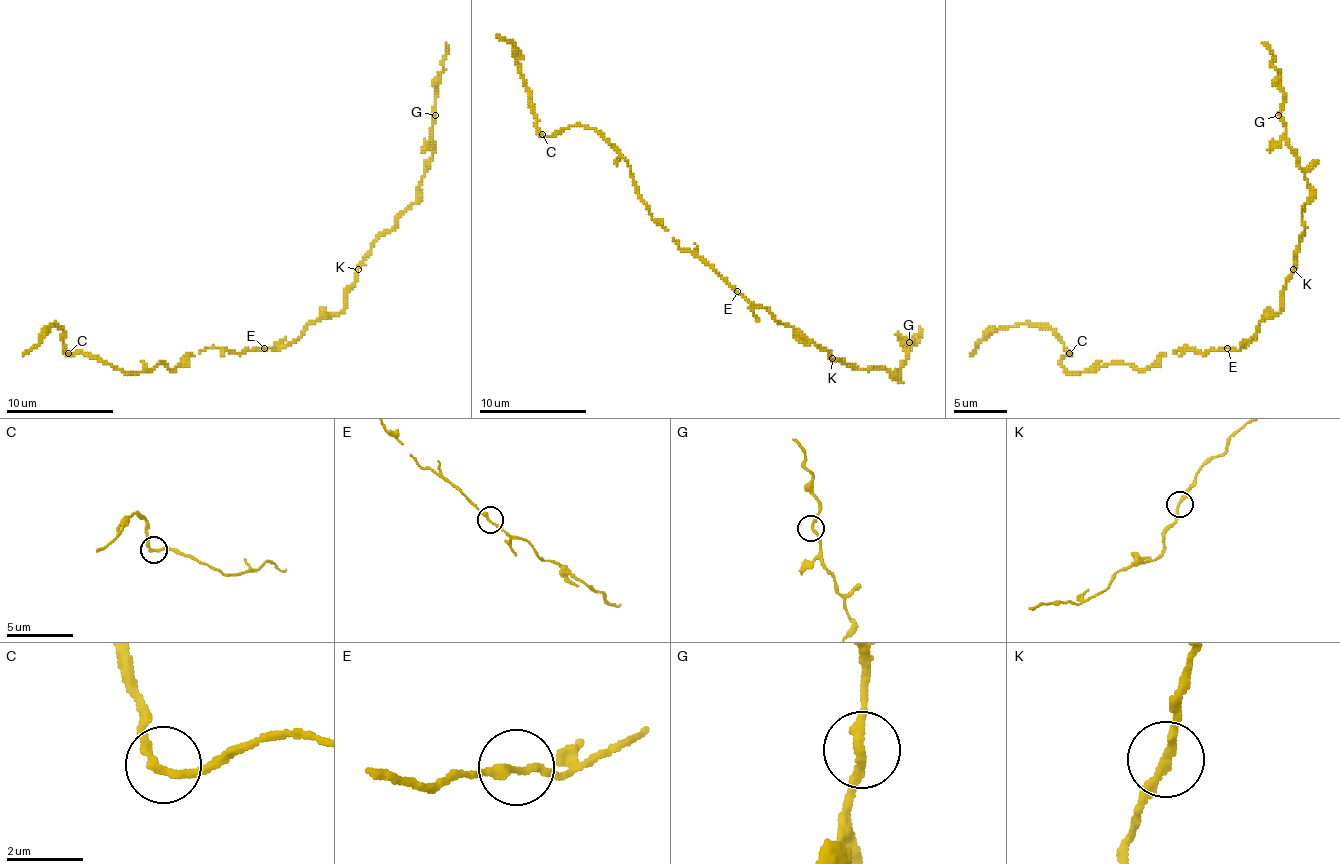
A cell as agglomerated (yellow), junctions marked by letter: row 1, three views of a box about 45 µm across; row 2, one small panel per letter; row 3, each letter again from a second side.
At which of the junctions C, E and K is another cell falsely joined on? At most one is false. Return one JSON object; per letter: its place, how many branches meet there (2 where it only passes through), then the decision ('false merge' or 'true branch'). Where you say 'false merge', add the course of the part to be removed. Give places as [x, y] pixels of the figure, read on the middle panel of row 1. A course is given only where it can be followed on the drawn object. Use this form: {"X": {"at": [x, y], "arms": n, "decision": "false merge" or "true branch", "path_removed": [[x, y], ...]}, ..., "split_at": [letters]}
{"C": {"at": [542, 134], "arms": 2, "decision": "true branch"}, "E": {"at": [737, 291], "arms": 2, "decision": "true branch"}, "K": {"at": [832, 358], "arms": 2, "decision": "true branch"}, "split_at": []}

